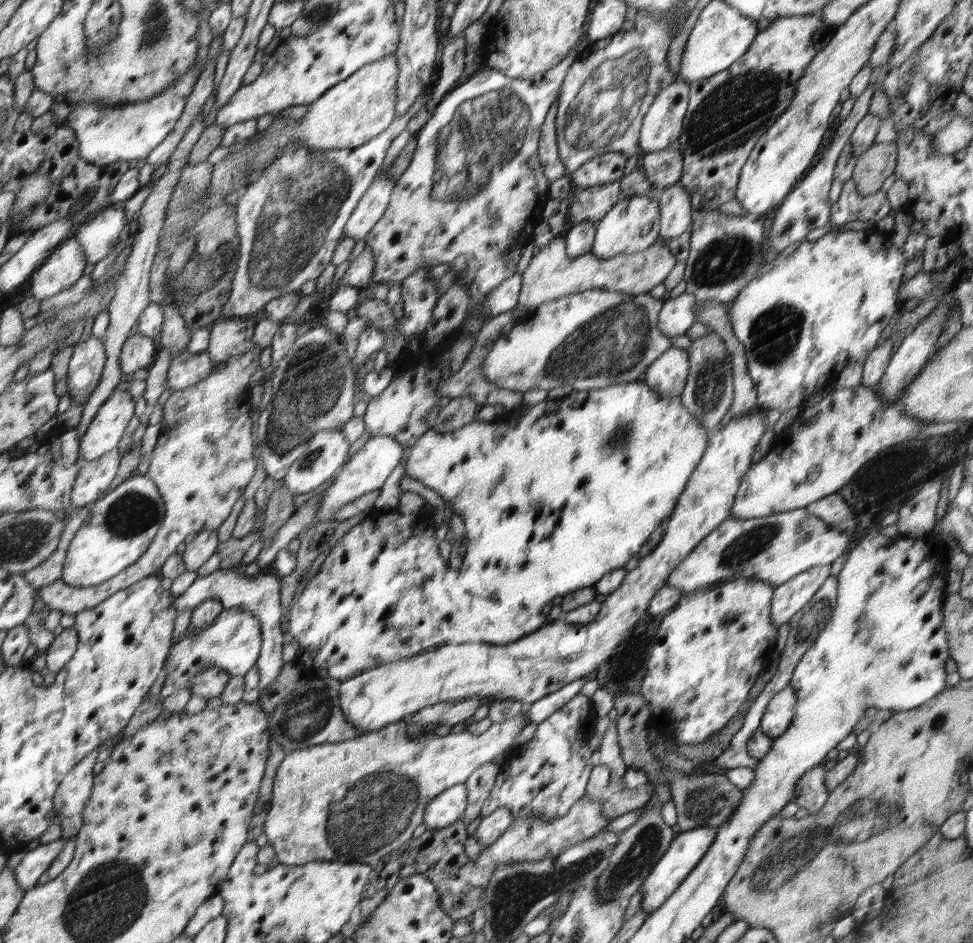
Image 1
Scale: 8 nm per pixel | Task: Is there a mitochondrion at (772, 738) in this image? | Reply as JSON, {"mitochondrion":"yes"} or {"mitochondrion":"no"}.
{"mitochondrion":"no"}

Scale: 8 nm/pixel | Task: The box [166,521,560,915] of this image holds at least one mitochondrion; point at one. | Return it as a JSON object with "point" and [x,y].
{"point":[383,810]}

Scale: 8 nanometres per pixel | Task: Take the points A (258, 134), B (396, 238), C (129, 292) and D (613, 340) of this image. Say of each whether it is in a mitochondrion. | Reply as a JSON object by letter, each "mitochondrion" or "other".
{"A":"other","B":"other","C":"other","D":"mitochondrion"}

